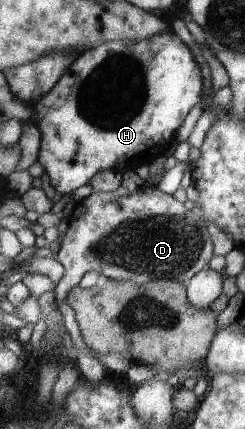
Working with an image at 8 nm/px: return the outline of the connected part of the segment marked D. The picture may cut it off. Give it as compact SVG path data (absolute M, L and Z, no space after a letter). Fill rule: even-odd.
M120 185L115 191L94 191L76 204L68 219L68 229L63 236L61 248L54 256L62 266L64 274L59 278L54 292L57 308L63 314L63 322L76 348L87 351L80 332L80 324L75 309L69 302L69 291L78 285L80 279L90 270L96 270L101 278L128 281L144 285L156 279L172 279L187 283L199 270L206 268L213 255L213 242L207 220L200 208L188 210L174 195L161 191L155 185L141 185L129 190Z

